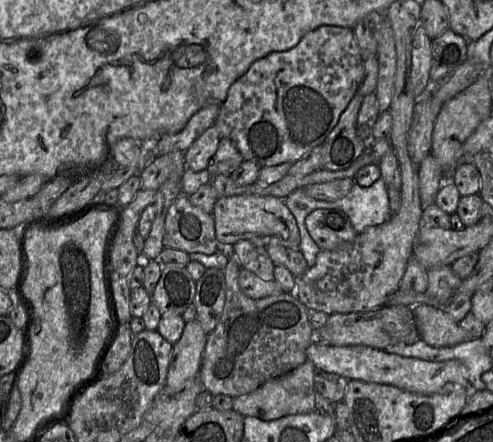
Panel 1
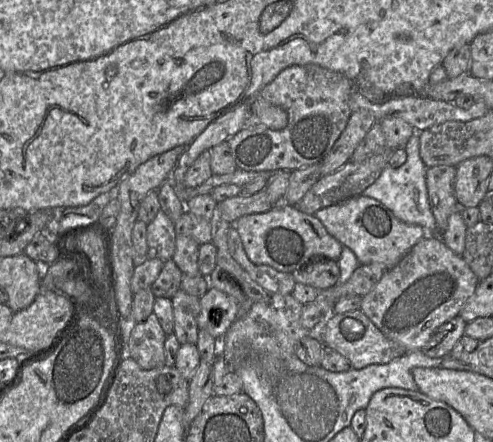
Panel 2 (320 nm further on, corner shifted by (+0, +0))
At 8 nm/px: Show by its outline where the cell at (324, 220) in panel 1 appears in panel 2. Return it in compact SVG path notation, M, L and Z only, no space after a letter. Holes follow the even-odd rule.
M362 195L320 209L314 217L342 246L354 252L360 264L379 263L388 269L394 267L418 241L427 237L421 226L400 221L381 202Z

